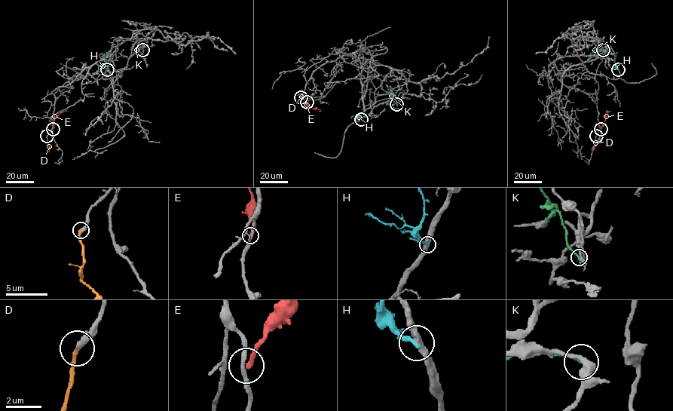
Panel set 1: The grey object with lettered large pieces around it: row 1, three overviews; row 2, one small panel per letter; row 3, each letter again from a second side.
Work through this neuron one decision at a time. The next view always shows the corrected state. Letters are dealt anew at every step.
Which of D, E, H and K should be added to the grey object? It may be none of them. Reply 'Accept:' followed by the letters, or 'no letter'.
Accept: D

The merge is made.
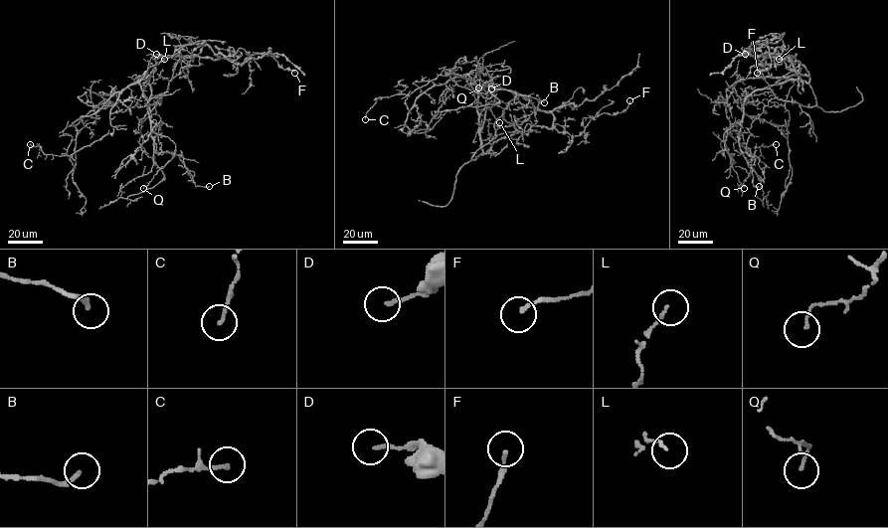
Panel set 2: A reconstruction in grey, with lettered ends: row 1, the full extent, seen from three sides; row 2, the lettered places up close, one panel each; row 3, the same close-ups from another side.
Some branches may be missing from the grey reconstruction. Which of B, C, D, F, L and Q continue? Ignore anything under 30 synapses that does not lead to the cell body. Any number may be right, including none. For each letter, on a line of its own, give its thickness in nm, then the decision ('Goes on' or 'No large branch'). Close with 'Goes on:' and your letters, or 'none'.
B: Thickness 200 nm. No large branch
C: Thickness 160 nm. No large branch
D: Thickness 180 nm. No large branch
F: Thickness 140 nm. No large branch
L: Thickness 110 nm. No large branch
Q: Thickness 110 nm. No large branch
Goes on: none

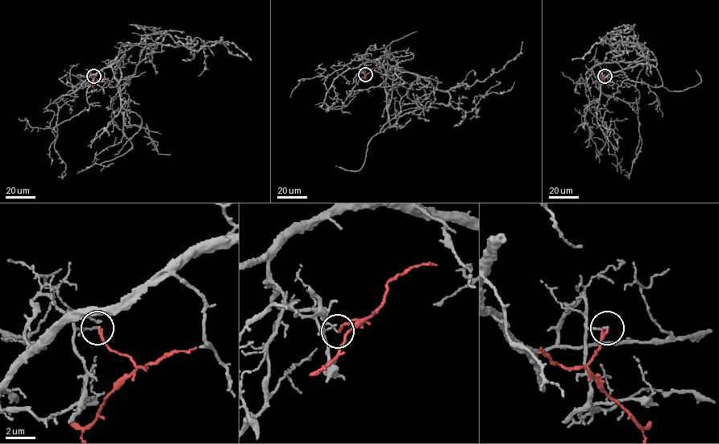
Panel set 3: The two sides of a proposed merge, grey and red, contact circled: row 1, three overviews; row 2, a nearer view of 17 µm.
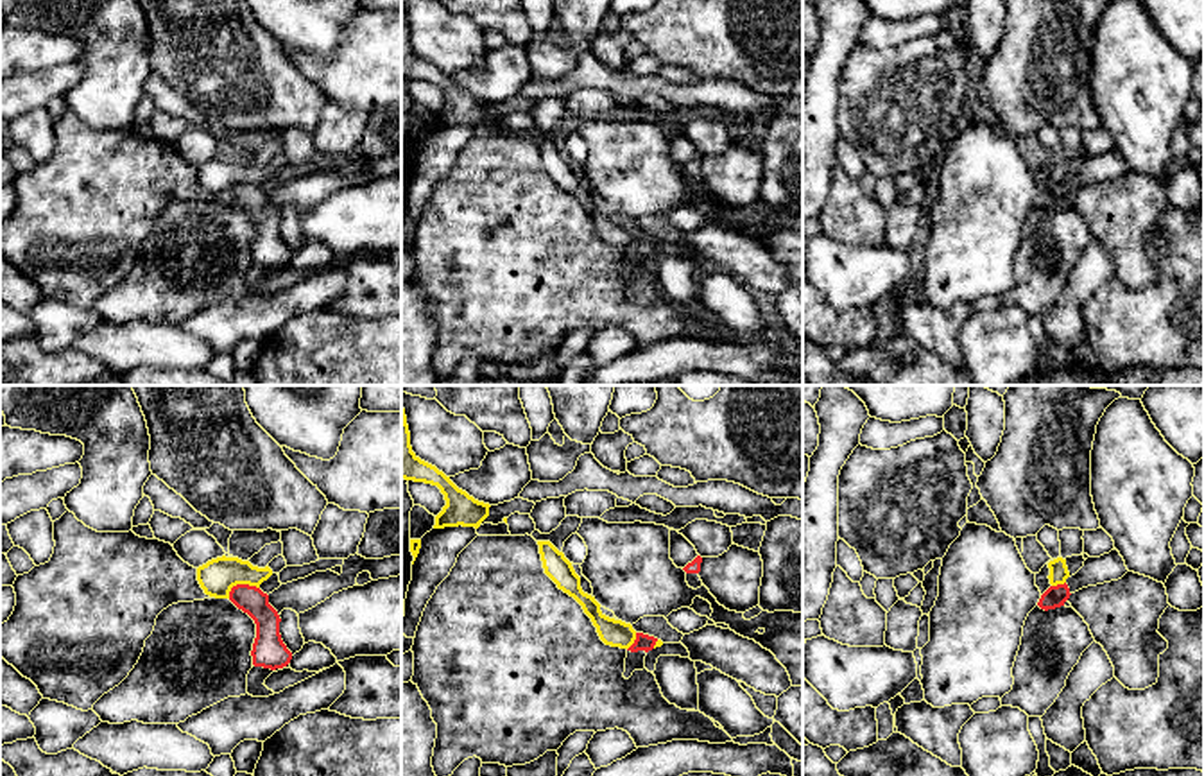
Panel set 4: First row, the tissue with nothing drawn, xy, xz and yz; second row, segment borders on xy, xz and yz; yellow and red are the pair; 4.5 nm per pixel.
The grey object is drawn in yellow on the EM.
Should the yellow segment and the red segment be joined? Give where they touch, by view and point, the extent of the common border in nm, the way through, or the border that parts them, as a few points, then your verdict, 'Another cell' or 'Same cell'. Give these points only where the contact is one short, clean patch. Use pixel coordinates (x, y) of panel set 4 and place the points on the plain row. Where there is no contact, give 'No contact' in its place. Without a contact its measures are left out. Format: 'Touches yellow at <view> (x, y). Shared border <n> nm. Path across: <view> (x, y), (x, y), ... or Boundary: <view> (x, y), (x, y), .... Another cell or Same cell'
Touches yellow at xy (240, 181). Shared border 150 nm. Boundary: xy (258, 187), (235, 183), (228, 196). Another cell

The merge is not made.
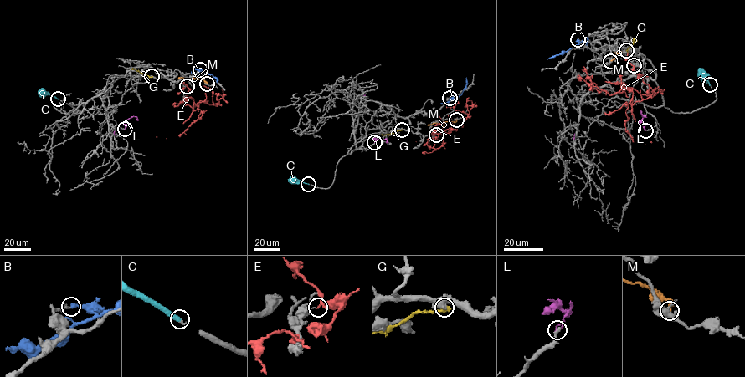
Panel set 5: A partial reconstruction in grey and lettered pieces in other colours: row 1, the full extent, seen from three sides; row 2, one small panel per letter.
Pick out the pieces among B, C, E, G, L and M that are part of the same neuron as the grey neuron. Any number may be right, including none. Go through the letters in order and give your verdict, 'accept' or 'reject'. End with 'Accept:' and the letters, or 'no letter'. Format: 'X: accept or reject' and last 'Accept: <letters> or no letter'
B: reject
C: accept
E: reject
G: reject
L: reject
M: reject
Accept: C

